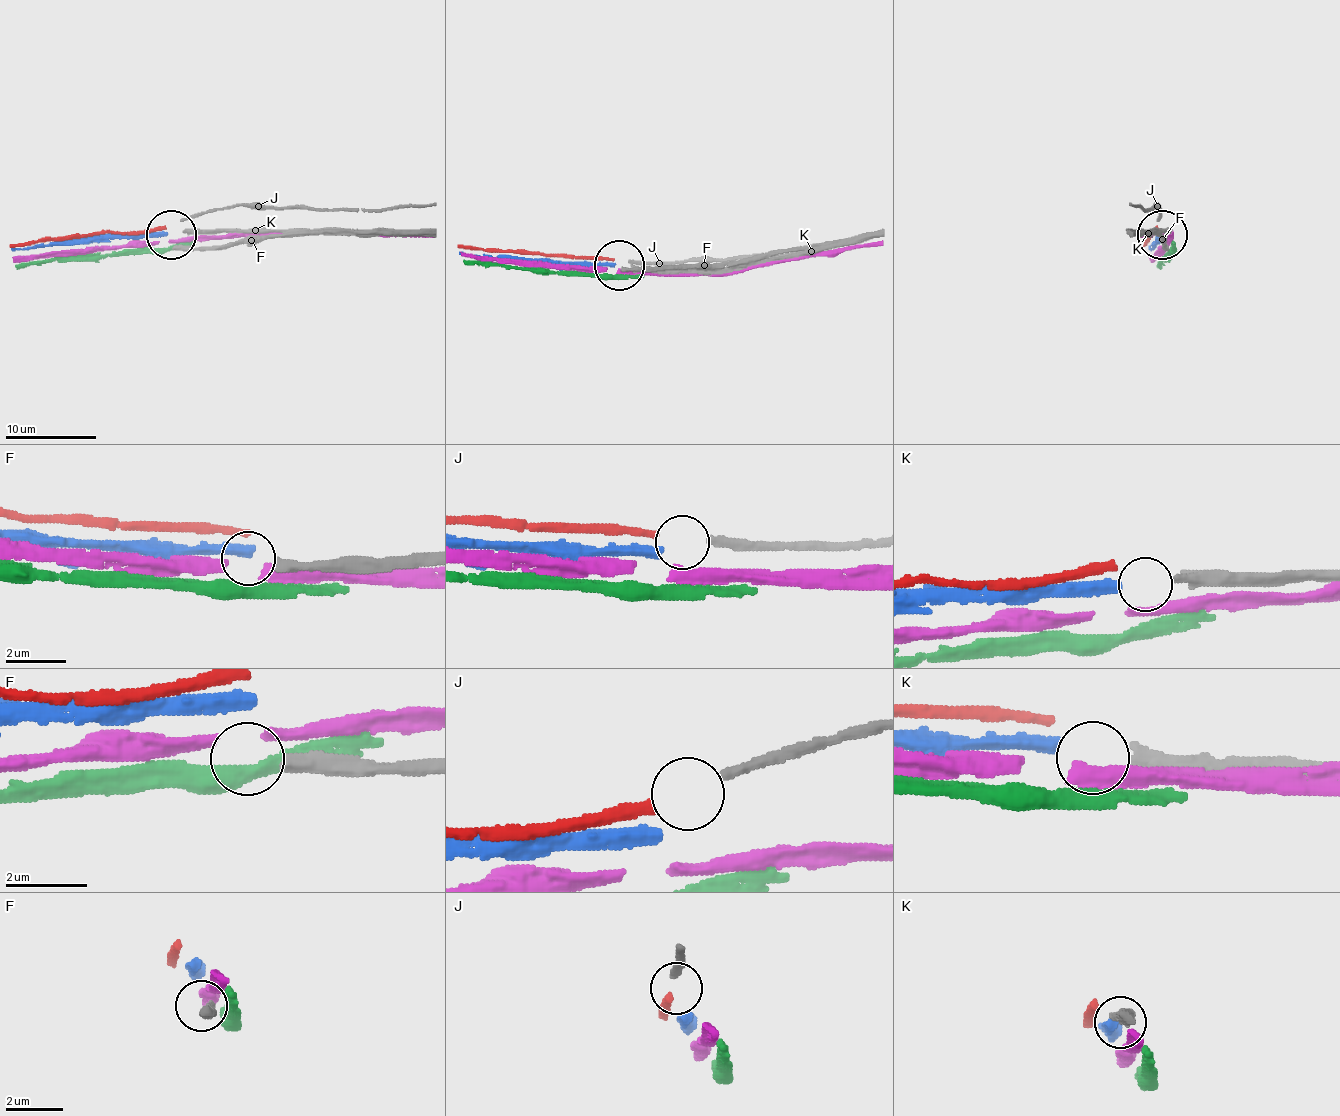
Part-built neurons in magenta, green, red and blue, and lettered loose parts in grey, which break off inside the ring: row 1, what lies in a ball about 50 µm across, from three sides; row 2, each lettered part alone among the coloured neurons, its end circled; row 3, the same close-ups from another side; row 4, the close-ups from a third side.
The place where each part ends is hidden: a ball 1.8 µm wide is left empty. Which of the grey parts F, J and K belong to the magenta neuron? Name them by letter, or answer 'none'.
none

